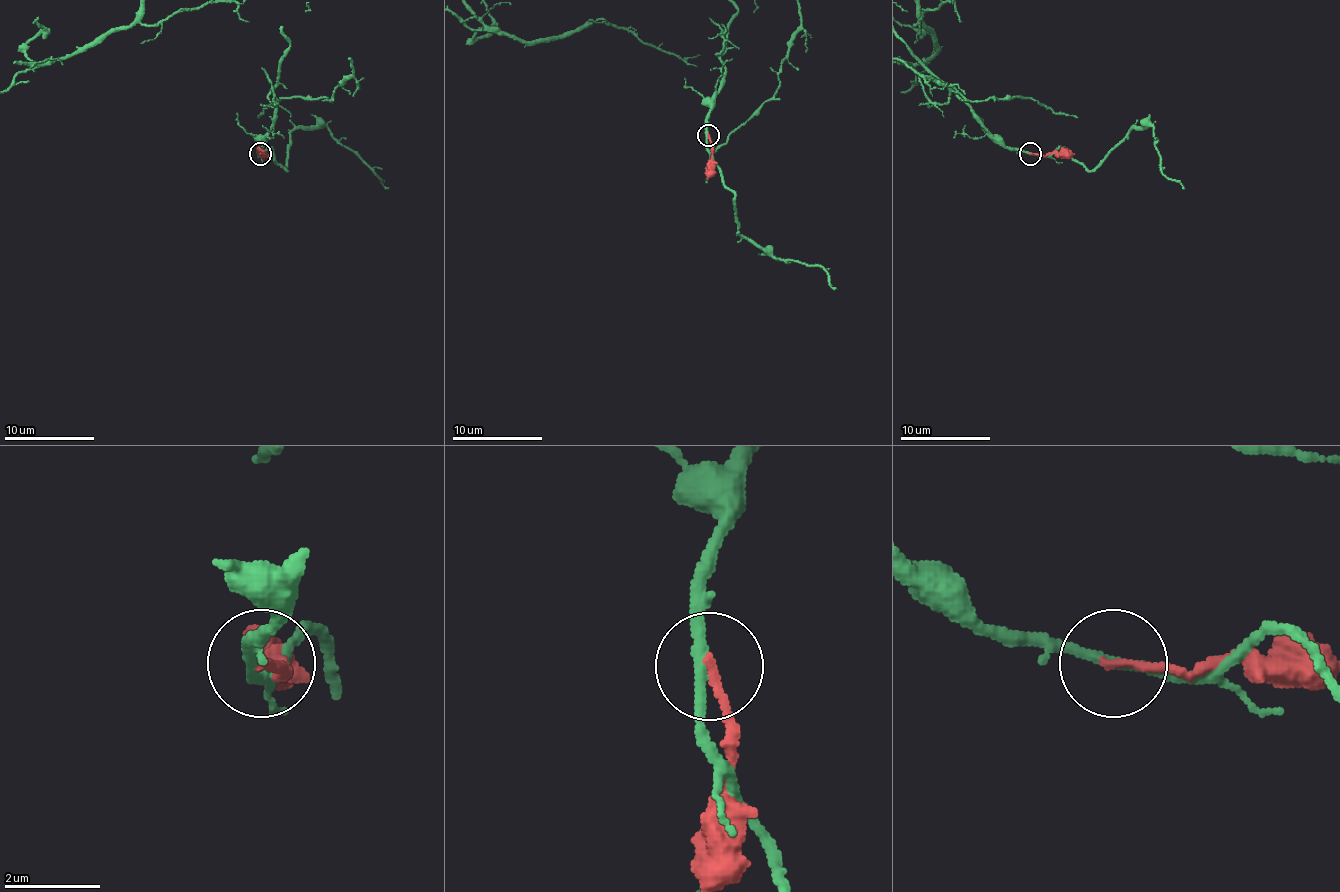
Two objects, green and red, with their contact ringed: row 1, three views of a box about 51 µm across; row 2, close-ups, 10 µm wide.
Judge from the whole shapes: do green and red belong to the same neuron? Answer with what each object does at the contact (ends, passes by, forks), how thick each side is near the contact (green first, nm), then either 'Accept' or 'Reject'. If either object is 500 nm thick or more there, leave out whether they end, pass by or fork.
At the ring green passes by. At the ring red ends. Thickness 240 nm (green) against 170 nm. Reject

